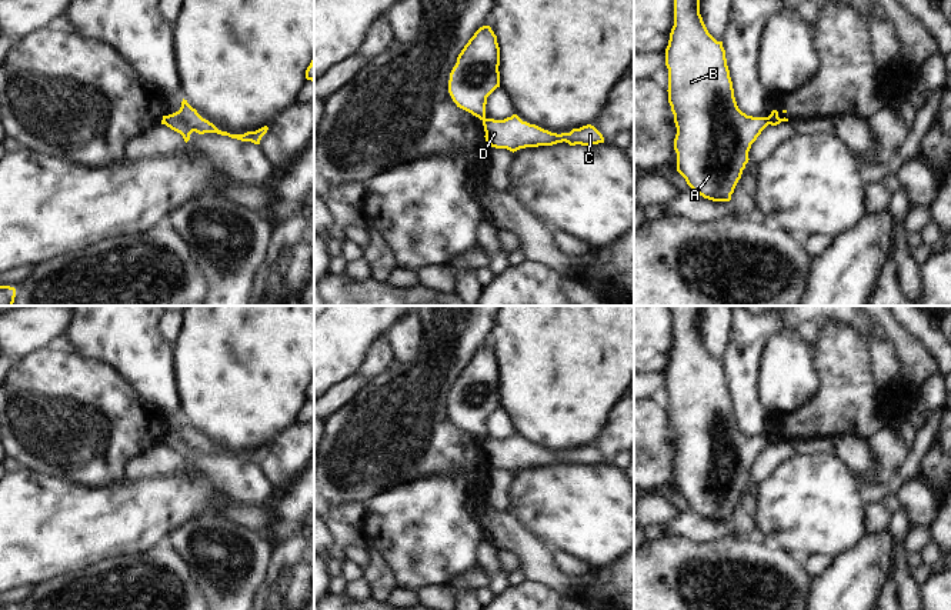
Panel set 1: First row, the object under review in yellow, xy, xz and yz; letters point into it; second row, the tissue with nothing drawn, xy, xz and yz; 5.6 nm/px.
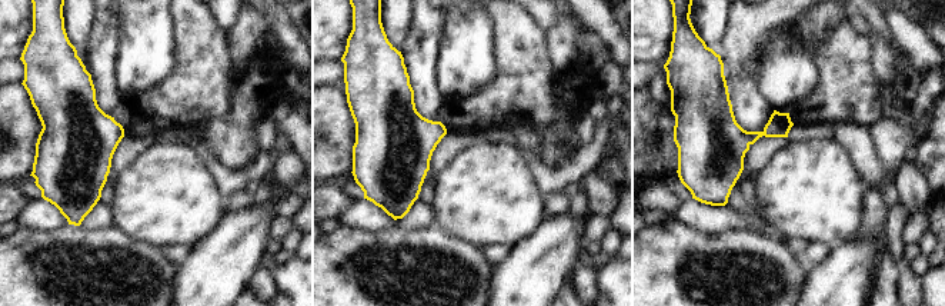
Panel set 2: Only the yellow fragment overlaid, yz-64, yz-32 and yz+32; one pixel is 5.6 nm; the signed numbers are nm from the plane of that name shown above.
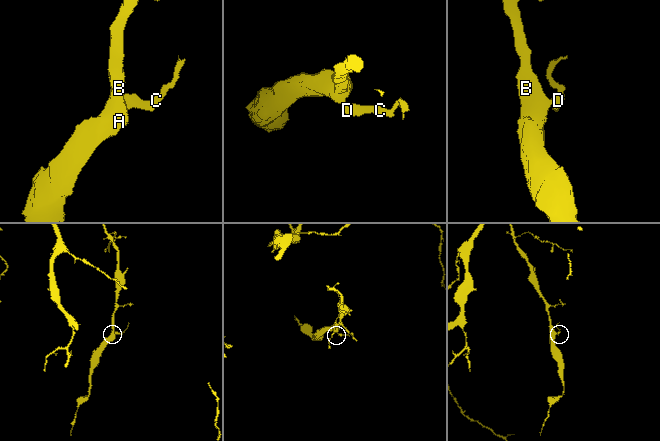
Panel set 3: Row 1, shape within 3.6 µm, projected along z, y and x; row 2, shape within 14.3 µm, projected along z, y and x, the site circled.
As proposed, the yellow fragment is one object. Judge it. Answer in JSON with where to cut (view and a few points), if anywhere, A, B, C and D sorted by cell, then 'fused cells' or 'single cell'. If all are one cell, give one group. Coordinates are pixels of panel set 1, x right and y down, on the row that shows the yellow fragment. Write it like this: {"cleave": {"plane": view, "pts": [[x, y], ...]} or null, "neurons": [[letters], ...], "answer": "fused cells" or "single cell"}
{"cleave": {"plane": "yz", "pts": [[767, 117], [768, 123]]}, "neurons": [["A", "B"], ["C", "D"]], "answer": "fused cells"}

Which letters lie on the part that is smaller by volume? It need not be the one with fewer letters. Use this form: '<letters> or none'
C, D

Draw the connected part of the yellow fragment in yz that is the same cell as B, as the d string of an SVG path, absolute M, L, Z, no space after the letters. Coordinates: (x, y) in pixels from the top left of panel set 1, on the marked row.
M674 0L674 26L665 49L665 66L668 69L668 103L677 127L674 139L677 171L685 179L691 190L704 199L730 201L750 160L751 144L768 126L768 117L747 116L738 109L723 41L717 41L708 33L700 14L700 0Z

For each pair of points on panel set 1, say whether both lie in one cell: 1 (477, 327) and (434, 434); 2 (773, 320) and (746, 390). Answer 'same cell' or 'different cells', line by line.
1: same cell
2: same cell

